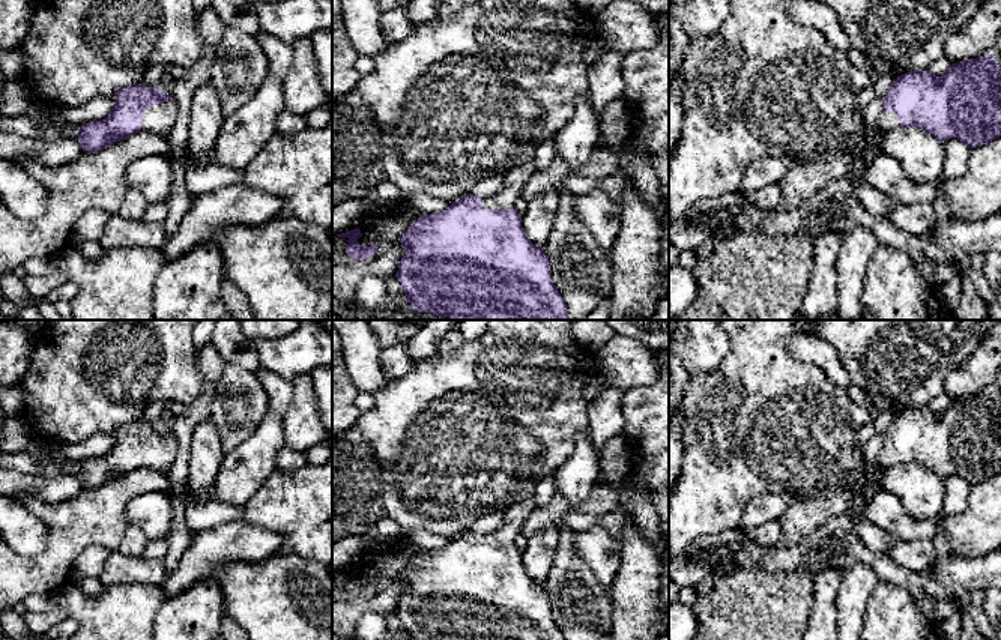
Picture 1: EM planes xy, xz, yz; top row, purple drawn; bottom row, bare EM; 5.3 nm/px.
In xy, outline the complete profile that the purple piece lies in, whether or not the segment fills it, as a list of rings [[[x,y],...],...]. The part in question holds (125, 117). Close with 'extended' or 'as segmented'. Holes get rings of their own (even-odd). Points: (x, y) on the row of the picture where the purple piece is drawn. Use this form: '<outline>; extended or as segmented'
[[[137,83],[119,89],[114,96],[116,104],[105,119],[80,126],[77,140],[84,152],[98,153],[141,131],[170,135],[177,105],[168,93]]]; extended

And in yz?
[[[993,54],[953,63],[942,77],[927,69],[906,72],[897,77],[882,101],[884,107],[876,120],[881,134],[921,128],[941,143],[957,138],[971,149],[1001,135],[1001,68]]]; extended

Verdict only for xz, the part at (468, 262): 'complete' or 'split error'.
split error

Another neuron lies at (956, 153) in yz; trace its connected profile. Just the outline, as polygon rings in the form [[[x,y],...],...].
[[[957,138],[944,141],[944,171],[941,179],[957,179],[968,170],[971,147]]]

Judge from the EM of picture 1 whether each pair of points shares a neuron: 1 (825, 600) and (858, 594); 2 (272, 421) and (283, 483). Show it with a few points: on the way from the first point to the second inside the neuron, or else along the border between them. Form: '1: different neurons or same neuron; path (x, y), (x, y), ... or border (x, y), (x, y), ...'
1: different neurons; border (845, 571), (836, 597), (837, 624)
2: different neurons; border (275, 467), (253, 496)

